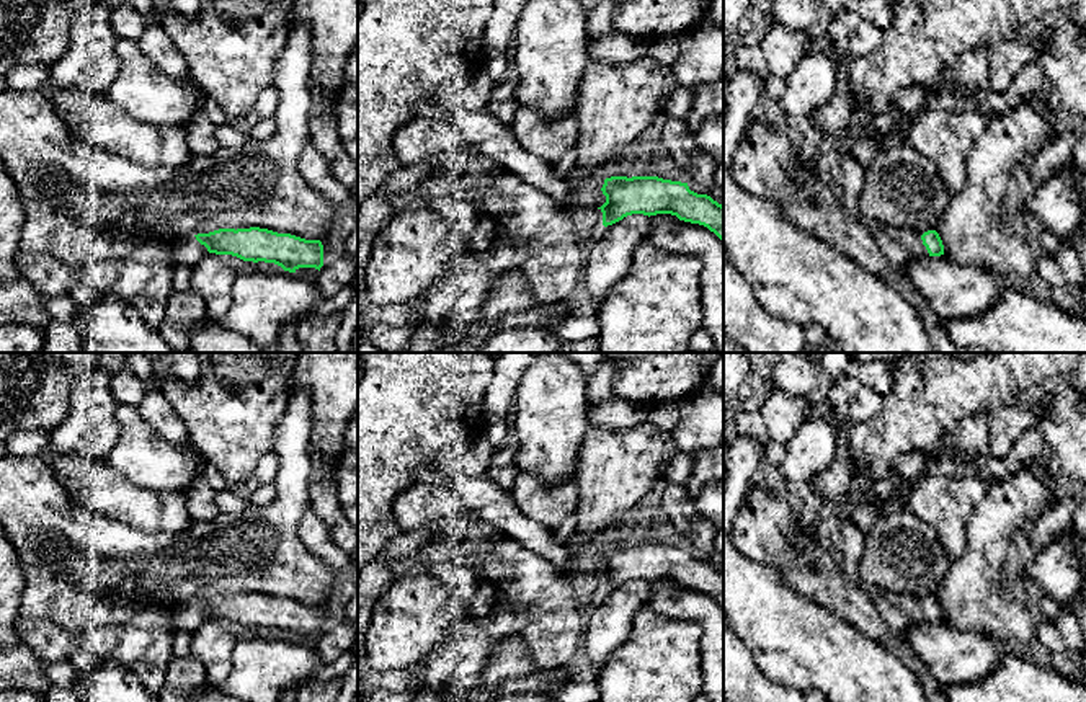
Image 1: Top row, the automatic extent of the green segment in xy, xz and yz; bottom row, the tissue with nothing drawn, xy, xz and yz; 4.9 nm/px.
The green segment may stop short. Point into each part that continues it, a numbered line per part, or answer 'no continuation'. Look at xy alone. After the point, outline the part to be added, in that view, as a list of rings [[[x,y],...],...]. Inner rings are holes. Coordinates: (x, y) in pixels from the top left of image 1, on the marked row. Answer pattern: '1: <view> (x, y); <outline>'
1: xy (185, 250); [[[194,235],[176,237],[170,245],[170,260],[173,264],[194,266],[209,251]]]

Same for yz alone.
1: yz (853, 172); [[[852,157],[843,158],[843,176],[844,176],[844,198],[841,204],[846,214],[870,230],[885,232],[892,240],[898,242],[913,258],[931,258],[926,247],[923,245],[921,233],[916,230],[905,230],[888,227],[875,219],[864,217],[859,211],[859,193],[864,181],[864,167]]]

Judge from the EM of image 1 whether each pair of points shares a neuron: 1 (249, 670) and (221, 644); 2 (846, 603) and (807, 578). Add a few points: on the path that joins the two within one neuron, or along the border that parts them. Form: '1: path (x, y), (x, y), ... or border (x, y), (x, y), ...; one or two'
1: border (239, 640), (234, 648), (232, 670), (218, 684); two
2: path (836, 595), (817, 578); one

